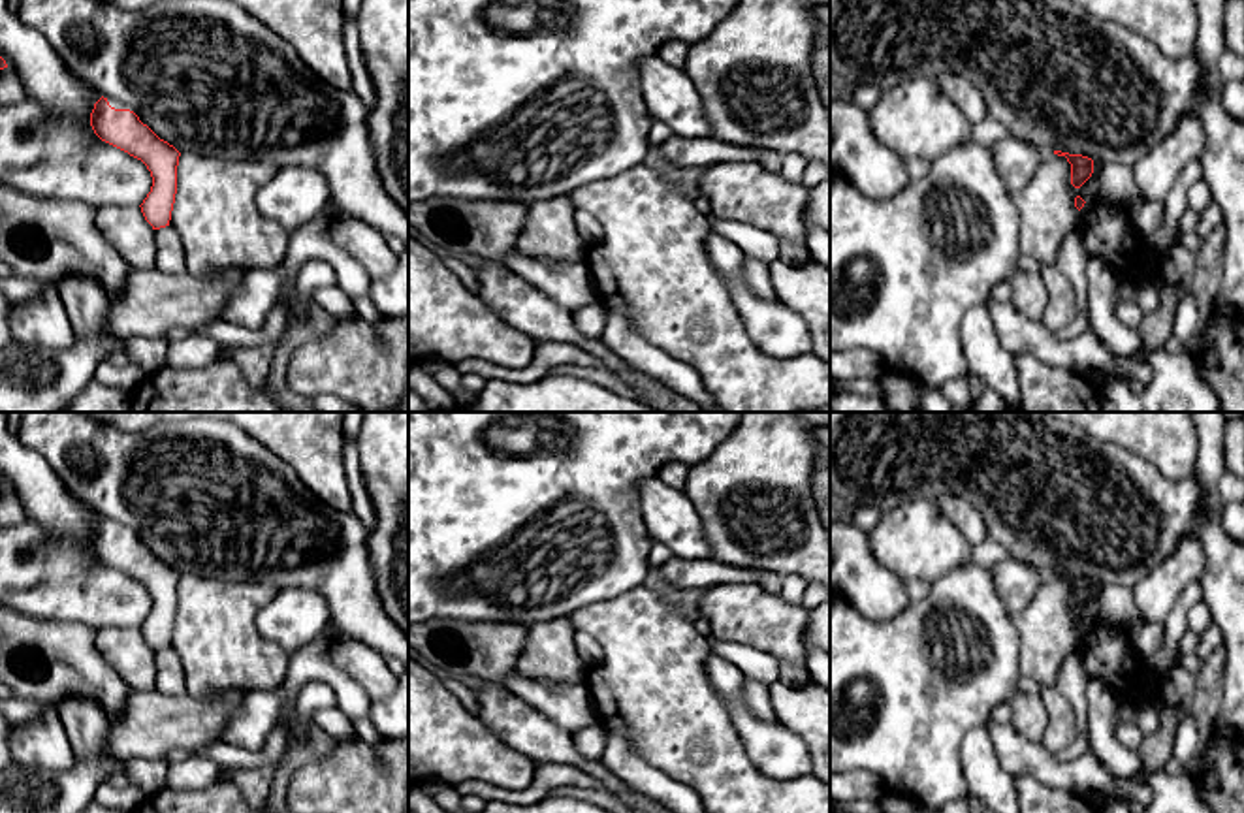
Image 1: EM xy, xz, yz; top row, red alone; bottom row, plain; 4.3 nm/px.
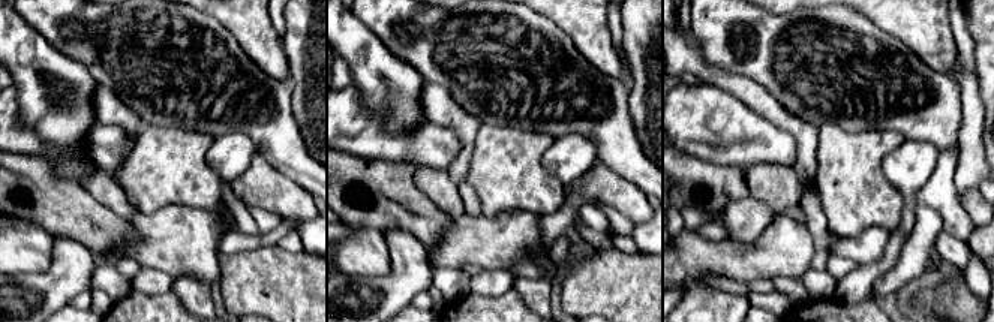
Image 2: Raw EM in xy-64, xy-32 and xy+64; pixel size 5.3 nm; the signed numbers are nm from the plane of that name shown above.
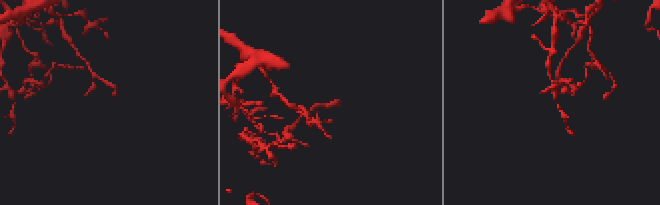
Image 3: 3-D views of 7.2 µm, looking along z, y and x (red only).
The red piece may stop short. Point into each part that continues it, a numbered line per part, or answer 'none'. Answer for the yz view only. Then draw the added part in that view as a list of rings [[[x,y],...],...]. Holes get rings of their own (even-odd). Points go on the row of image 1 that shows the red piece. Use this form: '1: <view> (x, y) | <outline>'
none

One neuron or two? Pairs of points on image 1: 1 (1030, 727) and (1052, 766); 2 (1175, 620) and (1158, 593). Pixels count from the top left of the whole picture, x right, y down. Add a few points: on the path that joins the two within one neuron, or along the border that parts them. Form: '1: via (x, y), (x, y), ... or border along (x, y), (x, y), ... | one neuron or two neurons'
1: border along (1011, 723), (1020, 734), (1039, 742) | two neurons
2: border along (1197, 580), (1180, 593), (1162, 621) | two neurons

